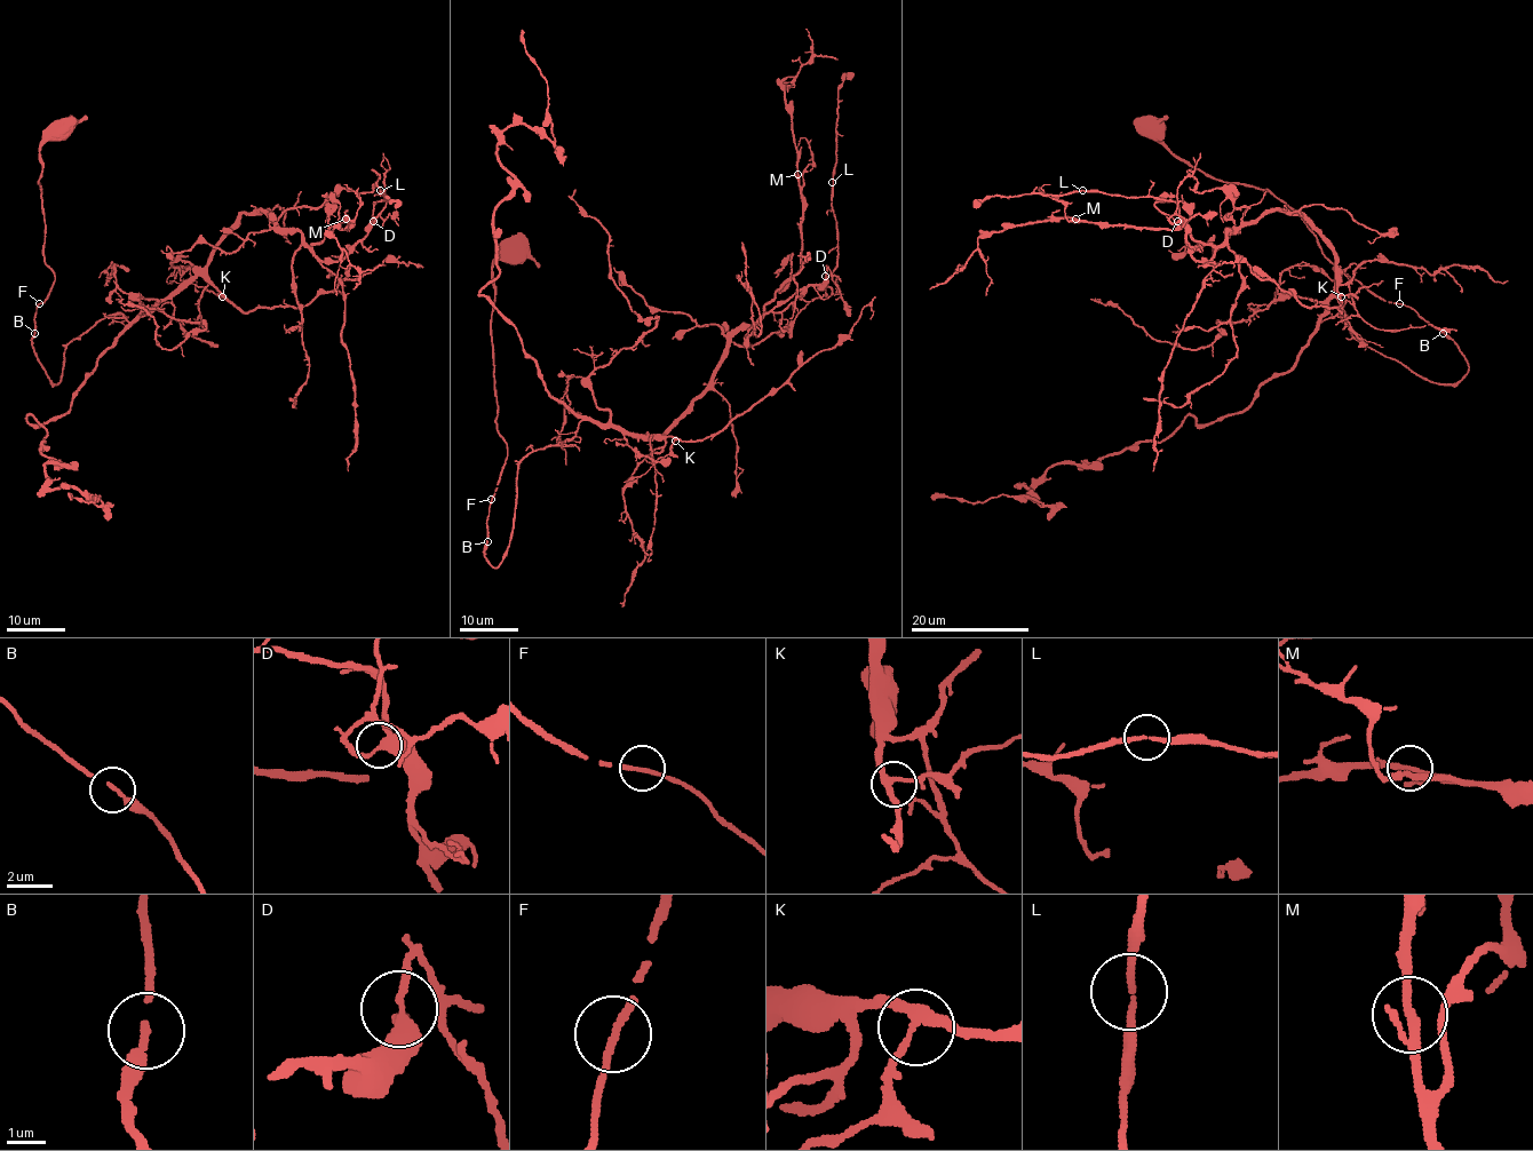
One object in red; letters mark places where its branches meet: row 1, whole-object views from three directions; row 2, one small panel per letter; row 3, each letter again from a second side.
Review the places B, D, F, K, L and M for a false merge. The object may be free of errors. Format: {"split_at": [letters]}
{"split_at": []}

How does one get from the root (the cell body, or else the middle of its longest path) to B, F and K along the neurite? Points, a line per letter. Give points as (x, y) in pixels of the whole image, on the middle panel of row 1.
B: (511, 259), (498, 260), (492, 269), (497, 430), (507, 444), (507, 459), (489, 508), (487, 542)
F: (511, 259), (498, 260), (492, 269), (497, 430), (507, 444), (505, 465), (492, 499)
K: (511, 259), (492, 269), (507, 459), (487, 561), (507, 554), (532, 452), (584, 419), (675, 441)

